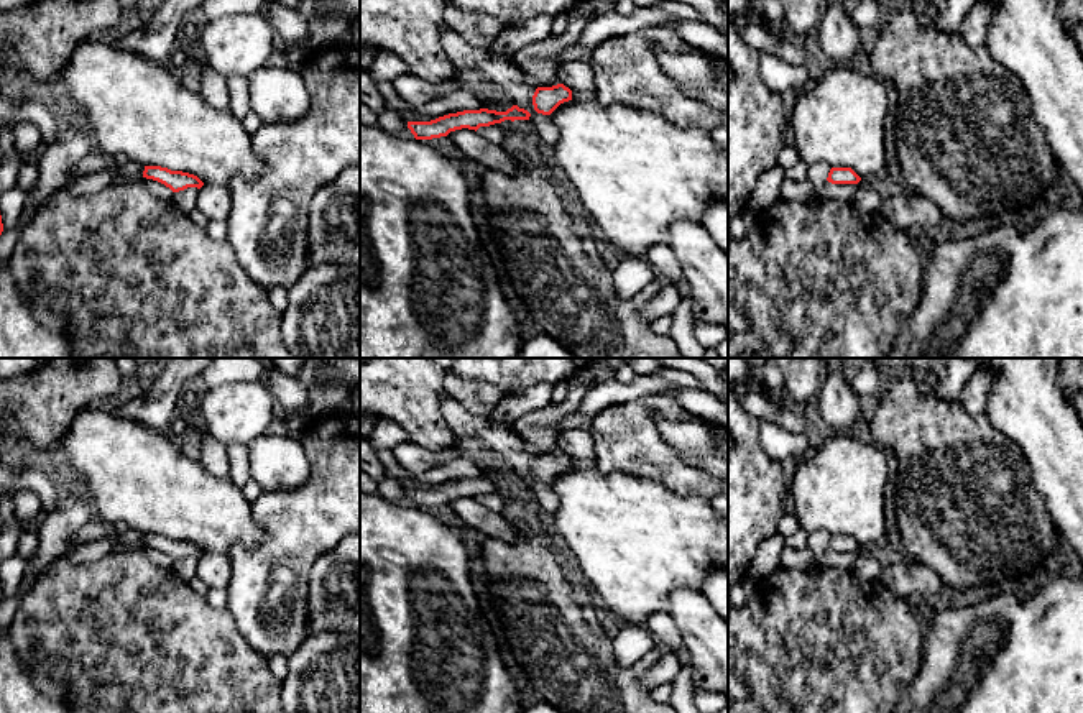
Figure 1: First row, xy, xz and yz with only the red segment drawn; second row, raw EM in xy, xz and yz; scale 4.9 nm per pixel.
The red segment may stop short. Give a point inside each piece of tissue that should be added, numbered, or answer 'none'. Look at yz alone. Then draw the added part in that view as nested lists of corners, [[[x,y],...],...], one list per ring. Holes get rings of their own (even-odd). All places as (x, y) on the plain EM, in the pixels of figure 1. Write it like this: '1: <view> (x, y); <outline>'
none

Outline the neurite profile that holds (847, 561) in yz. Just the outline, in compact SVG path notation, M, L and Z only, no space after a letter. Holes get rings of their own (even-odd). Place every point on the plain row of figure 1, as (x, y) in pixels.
M827 549L820 555L817 555L817 562L820 567L835 567L851 572L861 552L863 549L859 549L858 552L832 552Z

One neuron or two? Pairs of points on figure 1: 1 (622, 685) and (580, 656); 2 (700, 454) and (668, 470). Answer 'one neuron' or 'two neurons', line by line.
1: one neuron
2: two neurons

